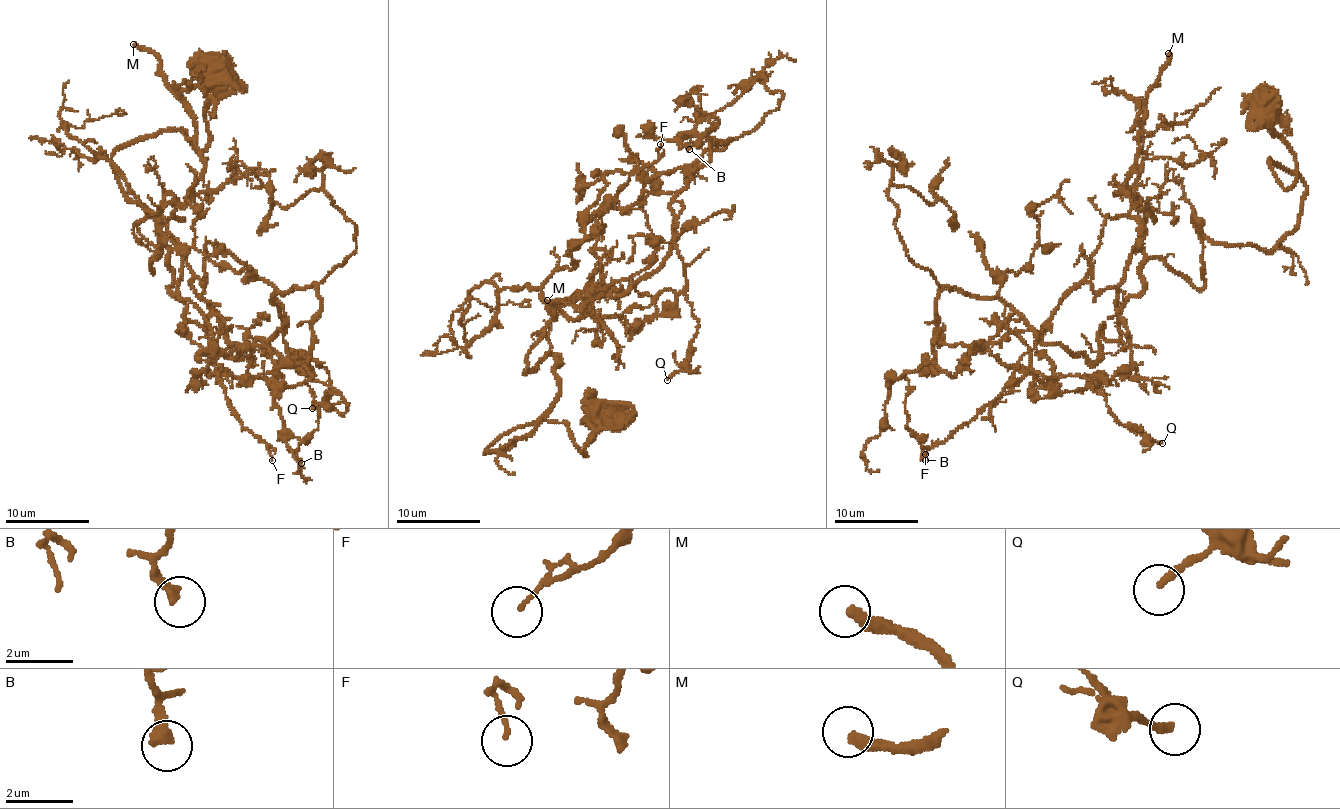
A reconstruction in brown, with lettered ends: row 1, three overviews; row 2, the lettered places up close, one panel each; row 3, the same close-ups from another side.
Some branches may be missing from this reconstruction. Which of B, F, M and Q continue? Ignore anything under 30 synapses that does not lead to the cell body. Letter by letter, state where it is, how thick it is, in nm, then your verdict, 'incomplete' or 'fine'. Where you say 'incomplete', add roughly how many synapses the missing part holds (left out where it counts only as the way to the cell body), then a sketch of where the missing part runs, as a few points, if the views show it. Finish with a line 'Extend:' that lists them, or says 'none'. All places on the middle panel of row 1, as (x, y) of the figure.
B: at (689, 149); 340 nm thick; fine
F: at (660, 144); 110 nm thick; fine
M: at (547, 300); 360 nm thick; fine
Q: at (667, 380); 220 nm thick; fine
Extend: none

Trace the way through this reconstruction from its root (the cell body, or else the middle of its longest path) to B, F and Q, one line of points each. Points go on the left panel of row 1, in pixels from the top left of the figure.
B: (214, 68), (200, 152), (111, 168), (174, 197), (188, 319), (252, 346), (315, 286), (301, 463)
F: (214, 68), (200, 152), (168, 129), (111, 168), (156, 220), (174, 197), (149, 268), (147, 211), (272, 460)
Q: (214, 68), (200, 152), (111, 168), (174, 197), (185, 317), (284, 309), (312, 408)

